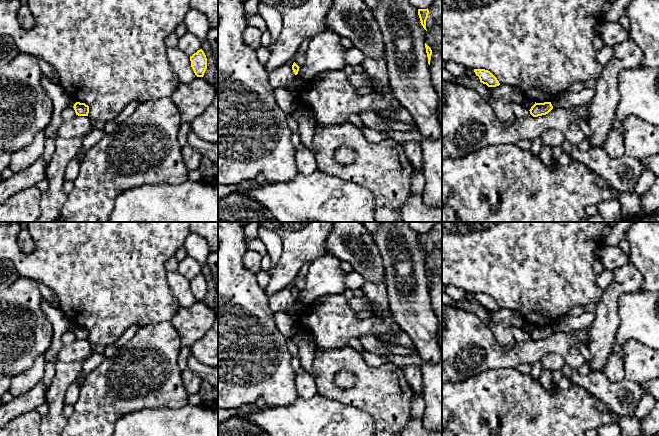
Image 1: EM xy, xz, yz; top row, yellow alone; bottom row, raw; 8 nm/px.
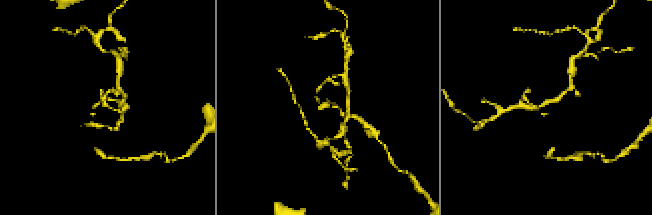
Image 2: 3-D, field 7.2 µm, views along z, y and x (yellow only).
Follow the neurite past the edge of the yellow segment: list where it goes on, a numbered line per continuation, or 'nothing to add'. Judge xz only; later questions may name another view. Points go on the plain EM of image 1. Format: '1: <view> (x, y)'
nothing to add

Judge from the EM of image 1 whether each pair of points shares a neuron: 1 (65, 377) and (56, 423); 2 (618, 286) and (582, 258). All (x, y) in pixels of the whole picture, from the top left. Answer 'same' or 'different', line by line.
1: same
2: different

